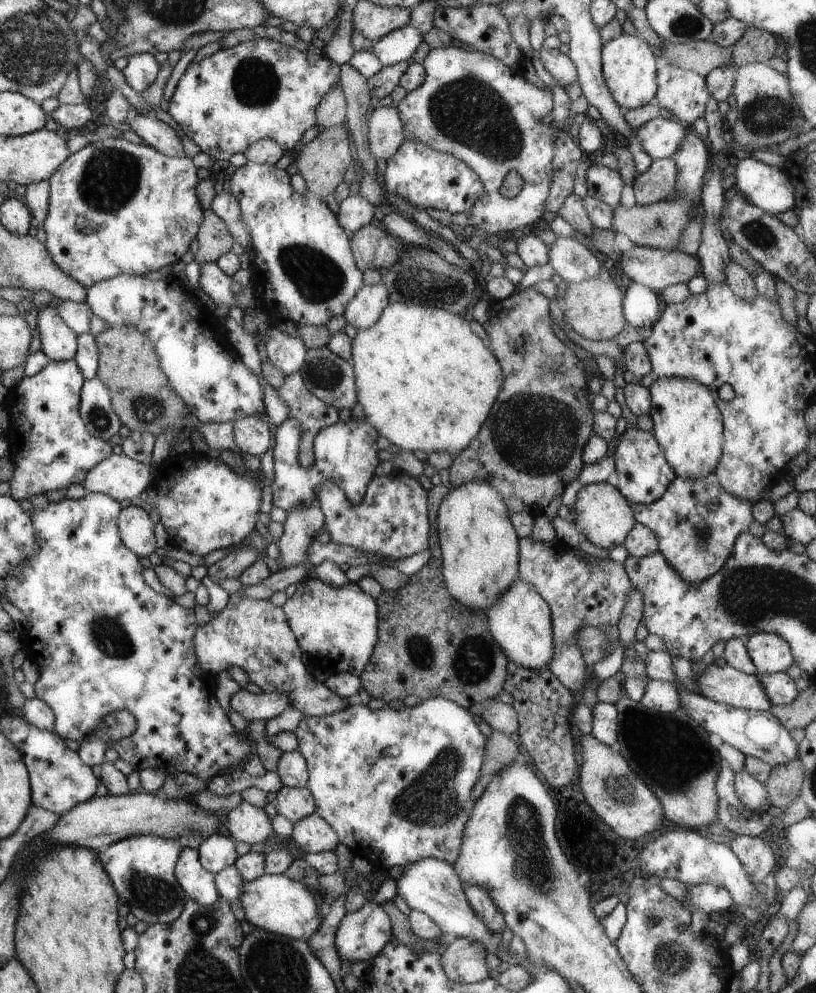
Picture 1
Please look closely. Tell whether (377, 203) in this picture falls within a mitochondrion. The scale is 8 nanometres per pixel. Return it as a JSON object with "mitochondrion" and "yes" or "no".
{"mitochondrion":"no"}

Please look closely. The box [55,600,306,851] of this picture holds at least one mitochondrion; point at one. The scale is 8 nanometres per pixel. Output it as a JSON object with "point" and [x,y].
{"point":[108,633]}

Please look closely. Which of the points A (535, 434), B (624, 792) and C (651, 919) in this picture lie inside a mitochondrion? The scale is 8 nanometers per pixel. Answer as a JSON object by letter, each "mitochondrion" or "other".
{"A":"mitochondrion","B":"mitochondrion","C":"mitochondrion"}

